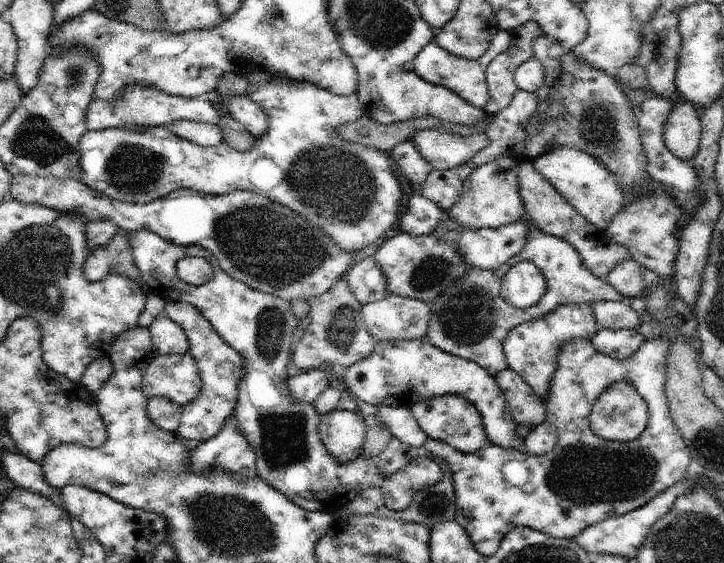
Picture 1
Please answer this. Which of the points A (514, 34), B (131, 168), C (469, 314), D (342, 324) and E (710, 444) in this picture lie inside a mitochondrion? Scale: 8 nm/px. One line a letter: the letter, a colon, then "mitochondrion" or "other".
A: other
B: mitochondrion
C: mitochondrion
D: mitochondrion
E: mitochondrion

